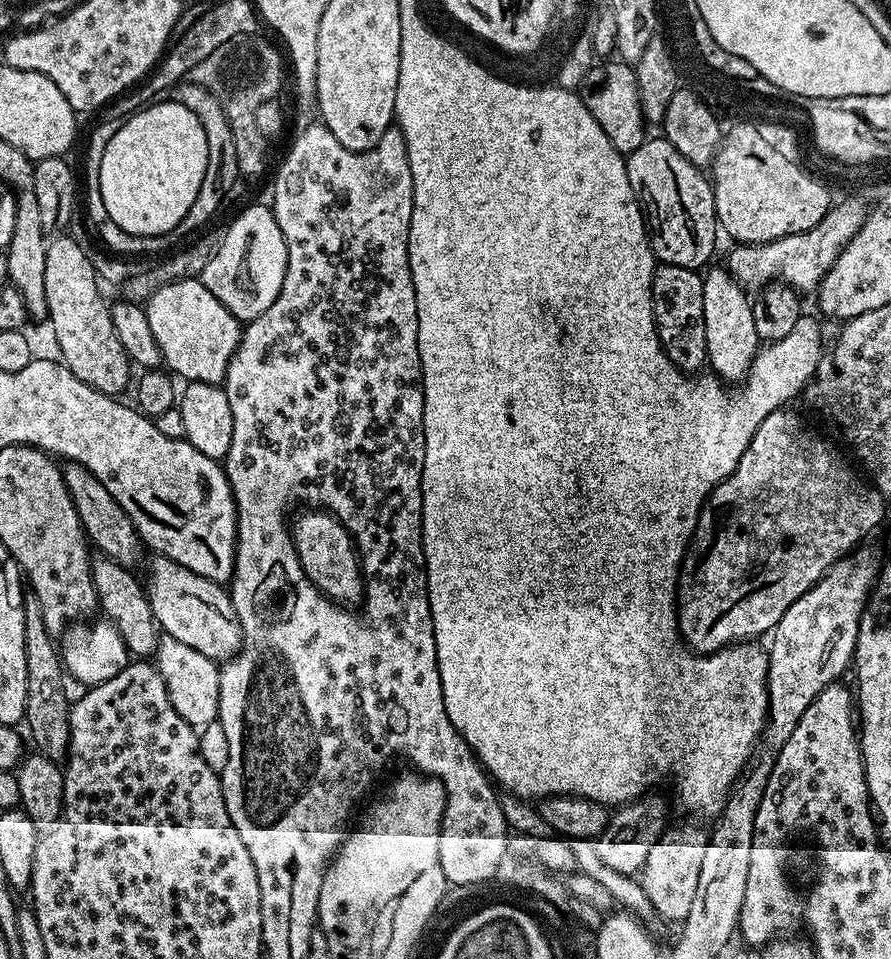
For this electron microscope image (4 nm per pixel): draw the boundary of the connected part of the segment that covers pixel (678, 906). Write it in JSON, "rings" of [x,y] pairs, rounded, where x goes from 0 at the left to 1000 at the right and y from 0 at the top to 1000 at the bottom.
{"rings":[[[763,859],[760,863],[751,862],[734,878],[730,892],[716,917],[733,942],[734,949],[746,961],[765,961],[774,953],[779,932],[782,931],[783,913],[787,910],[788,895],[795,881],[795,872],[781,859]]]}

